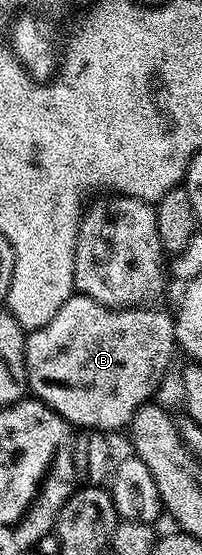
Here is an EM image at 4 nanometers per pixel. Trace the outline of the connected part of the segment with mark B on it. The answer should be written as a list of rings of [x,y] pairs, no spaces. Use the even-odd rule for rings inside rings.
[[[73,295],[61,307],[56,315],[45,326],[31,330],[26,336],[26,371],[28,372],[28,387],[31,396],[37,401],[46,403],[60,417],[63,417],[69,425],[80,429],[98,429],[101,431],[113,431],[112,429],[123,430],[132,422],[132,417],[153,400],[156,388],[164,381],[168,373],[168,364],[172,361],[172,352],[177,352],[176,343],[176,322],[173,314],[160,307],[137,307],[135,309],[111,309],[102,303],[98,303],[89,297]]]

